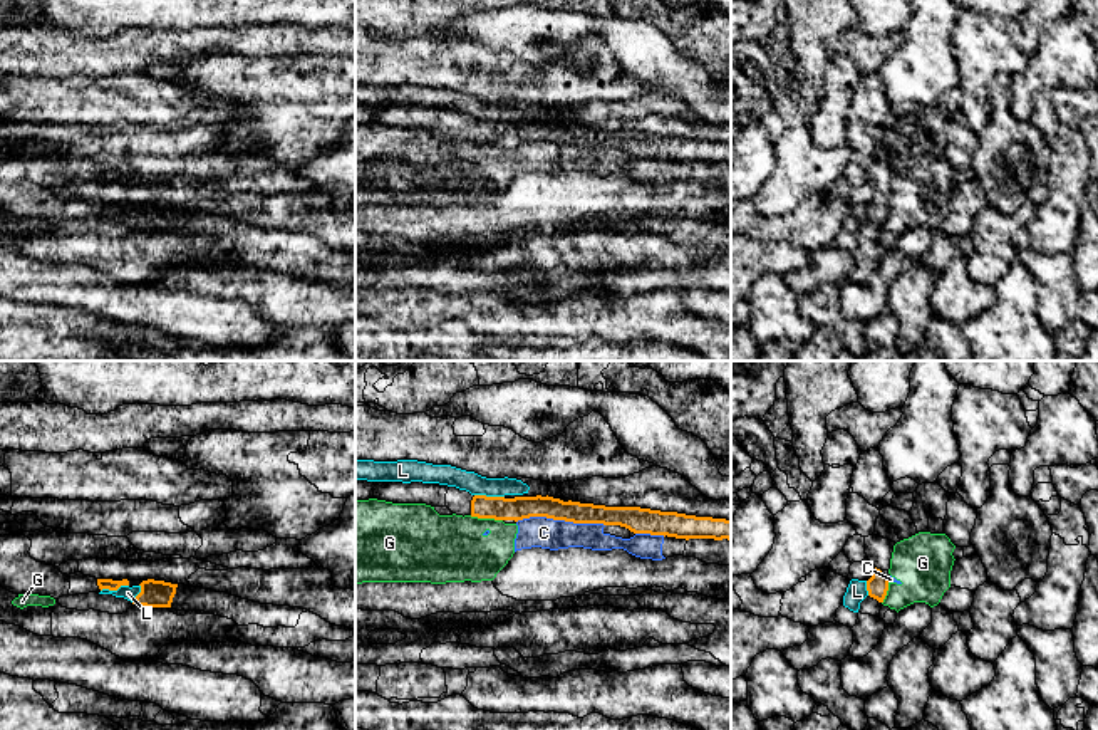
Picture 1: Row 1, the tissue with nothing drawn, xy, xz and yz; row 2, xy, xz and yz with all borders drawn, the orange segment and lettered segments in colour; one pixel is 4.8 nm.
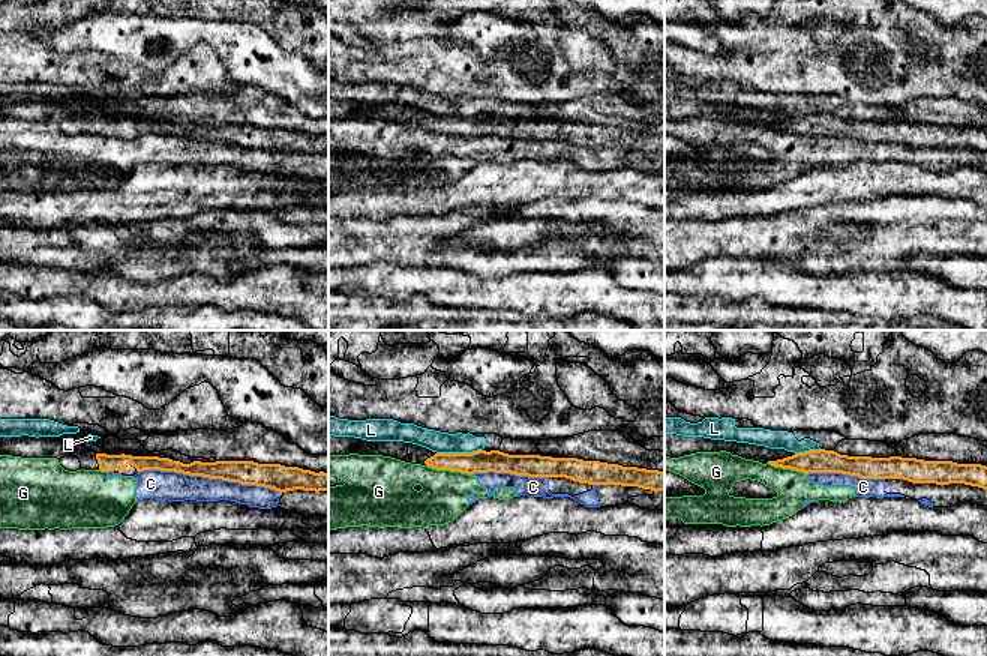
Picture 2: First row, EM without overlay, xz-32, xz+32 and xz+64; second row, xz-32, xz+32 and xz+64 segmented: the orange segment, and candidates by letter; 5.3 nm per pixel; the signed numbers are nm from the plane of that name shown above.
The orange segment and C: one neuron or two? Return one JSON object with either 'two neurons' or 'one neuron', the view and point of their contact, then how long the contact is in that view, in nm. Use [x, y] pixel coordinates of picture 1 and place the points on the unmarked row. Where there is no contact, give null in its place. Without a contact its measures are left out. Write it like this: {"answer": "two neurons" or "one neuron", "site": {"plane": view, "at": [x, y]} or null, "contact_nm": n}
{"answer": "two neurons", "site": {"plane": "xz", "at": [560, 143]}, "contact_nm": 420}

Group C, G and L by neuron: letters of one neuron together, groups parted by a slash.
C G / L

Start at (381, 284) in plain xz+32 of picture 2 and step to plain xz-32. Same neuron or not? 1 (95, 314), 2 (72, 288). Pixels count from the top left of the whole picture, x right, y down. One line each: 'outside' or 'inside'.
1: outside
2: inside

